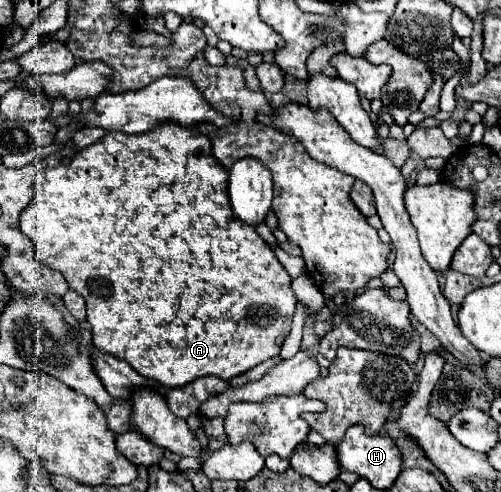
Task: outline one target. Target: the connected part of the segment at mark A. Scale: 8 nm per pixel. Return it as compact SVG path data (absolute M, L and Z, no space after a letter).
M164 124L156 132L144 134L126 134L126 132L108 132L96 144L76 152L70 164L60 164L56 168L46 168L38 172L40 192L20 214L20 230L32 240L36 258L50 268L60 270L70 288L84 296L88 310L88 324L92 328L92 344L104 354L110 354L118 360L126 360L140 376L158 380L166 388L180 388L202 376L218 376L230 380L258 366L260 362L280 354L280 348L290 334L292 314L296 296L292 292L292 278L286 268L274 256L274 250L256 234L254 226L236 220L232 214L232 204L228 200L228 170L218 164L212 156L210 140L202 136L196 128L176 128L176 124Z

